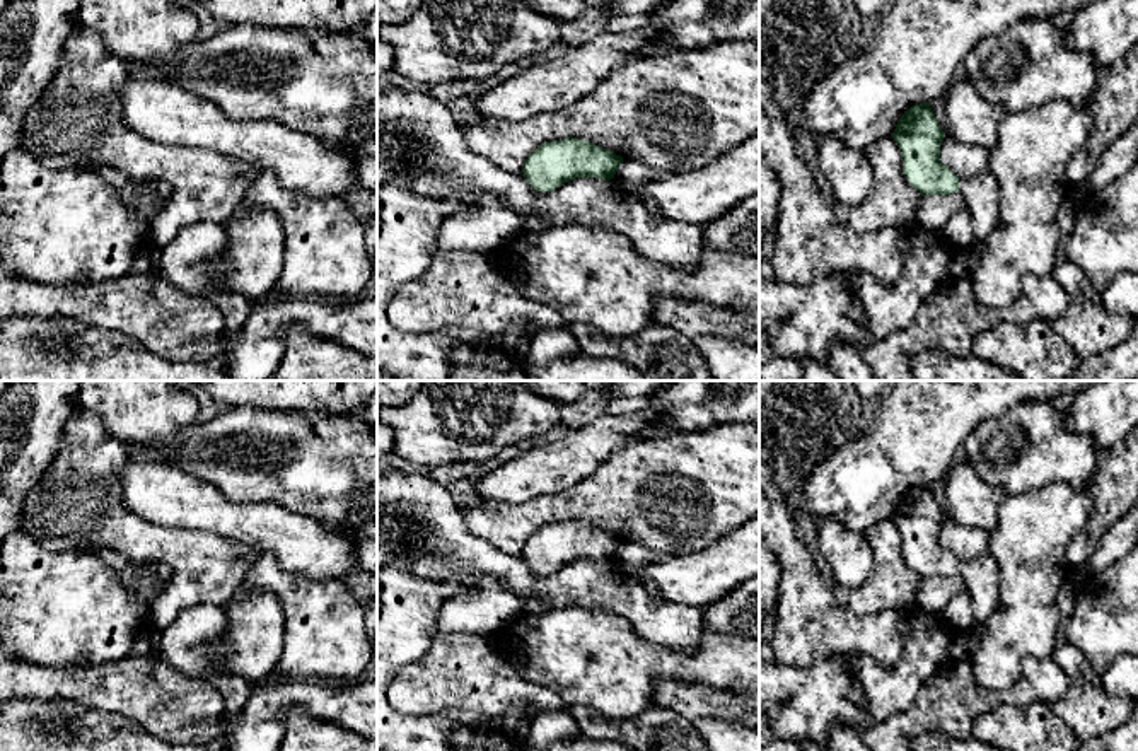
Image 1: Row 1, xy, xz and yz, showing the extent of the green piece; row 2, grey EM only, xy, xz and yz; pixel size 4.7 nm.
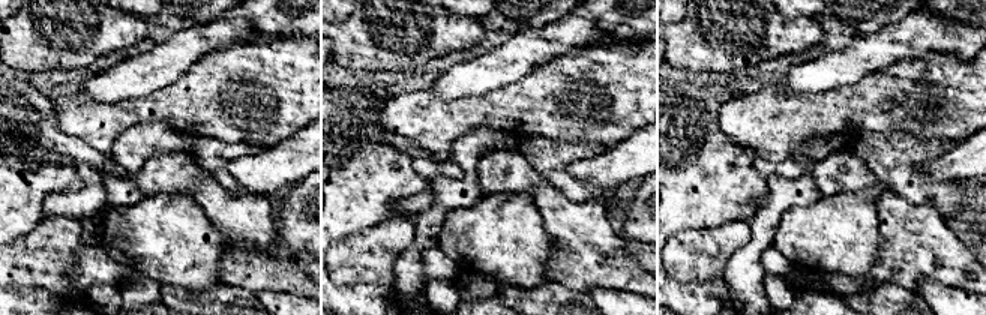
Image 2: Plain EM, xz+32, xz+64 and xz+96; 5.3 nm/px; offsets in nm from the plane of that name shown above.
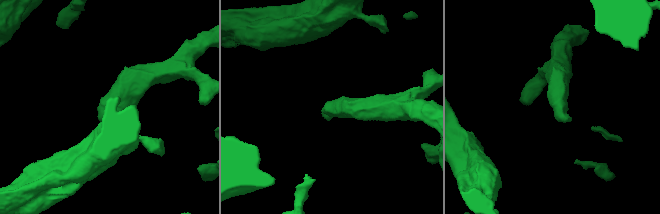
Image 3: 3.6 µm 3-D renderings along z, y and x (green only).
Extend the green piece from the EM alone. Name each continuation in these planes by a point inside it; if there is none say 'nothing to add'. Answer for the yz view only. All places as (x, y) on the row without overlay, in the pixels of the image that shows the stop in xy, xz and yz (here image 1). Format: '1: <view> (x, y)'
1: yz (980, 576)

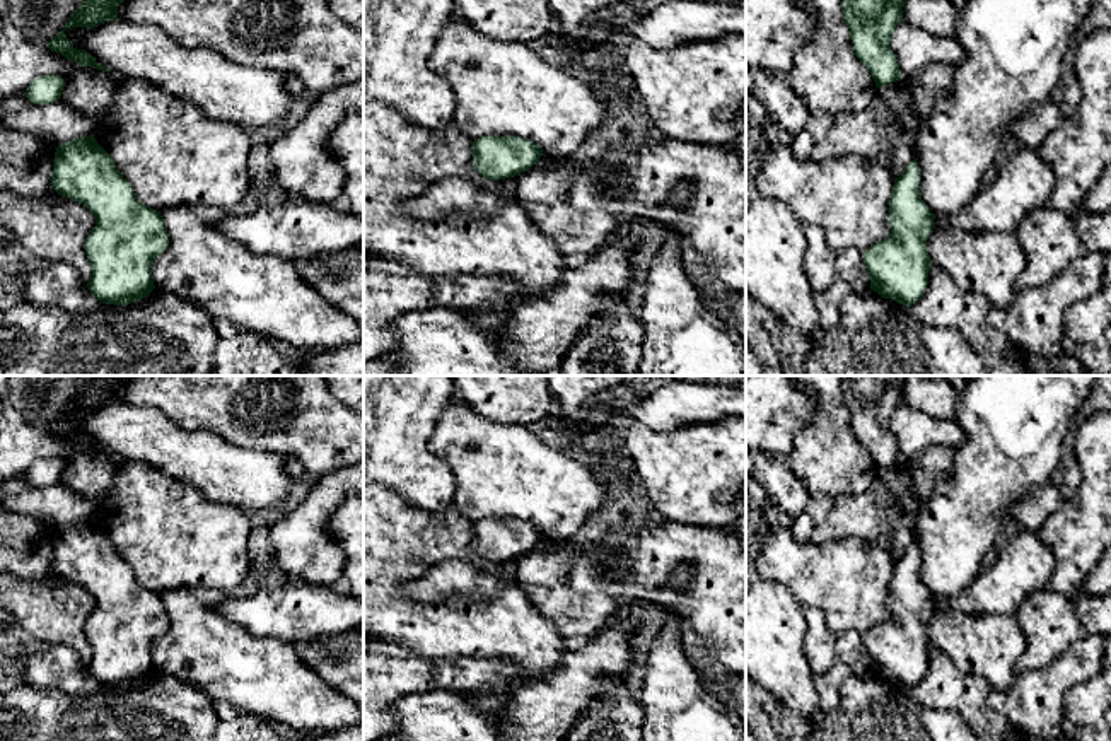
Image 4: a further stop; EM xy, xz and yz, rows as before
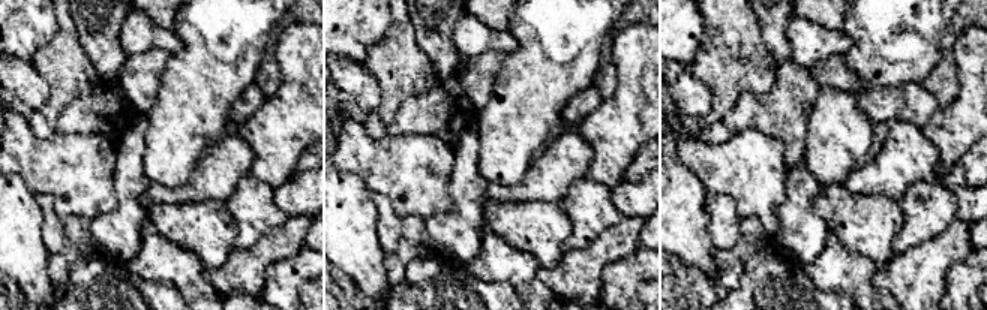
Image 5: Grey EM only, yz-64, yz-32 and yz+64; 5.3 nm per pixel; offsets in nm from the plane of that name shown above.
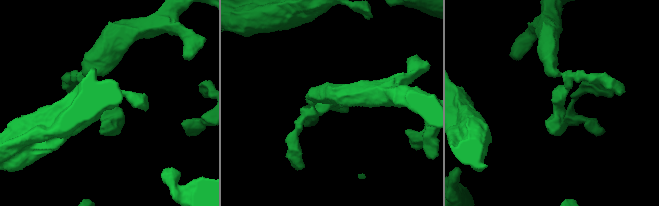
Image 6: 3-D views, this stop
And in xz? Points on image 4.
nothing to add

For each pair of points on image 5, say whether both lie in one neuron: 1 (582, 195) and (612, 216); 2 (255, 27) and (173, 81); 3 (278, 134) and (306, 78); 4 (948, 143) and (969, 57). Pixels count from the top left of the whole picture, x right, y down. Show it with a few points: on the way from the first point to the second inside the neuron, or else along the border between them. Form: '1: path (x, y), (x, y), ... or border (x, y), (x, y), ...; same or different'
1: path (590, 202), (605, 214); same
2: path (234, 42), (194, 81); same
3: path (291, 120), (306, 105), (306, 92); same
4: path (965, 122), (971, 116), (971, 78); same

